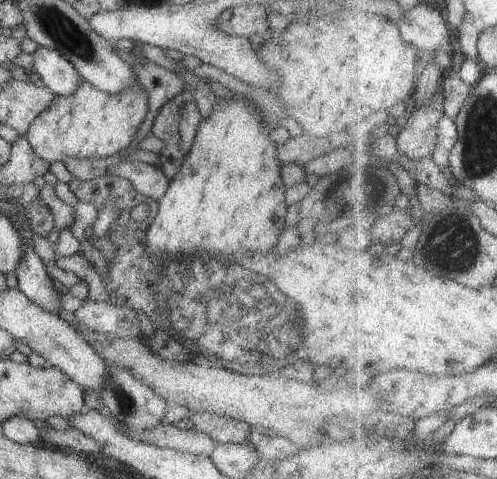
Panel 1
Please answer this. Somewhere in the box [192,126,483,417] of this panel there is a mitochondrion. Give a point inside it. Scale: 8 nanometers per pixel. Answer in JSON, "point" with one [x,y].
{"point":[465,253]}

